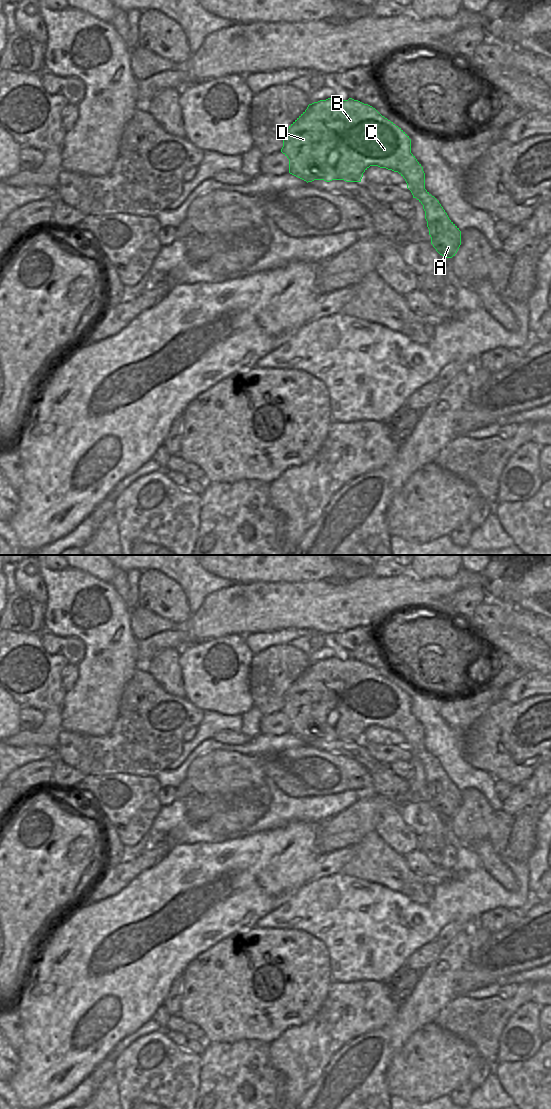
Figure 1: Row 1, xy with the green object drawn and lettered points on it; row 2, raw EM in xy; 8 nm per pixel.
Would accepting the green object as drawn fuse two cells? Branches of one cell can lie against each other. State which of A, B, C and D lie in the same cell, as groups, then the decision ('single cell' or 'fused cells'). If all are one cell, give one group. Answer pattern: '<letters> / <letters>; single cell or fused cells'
A B C D; single cell

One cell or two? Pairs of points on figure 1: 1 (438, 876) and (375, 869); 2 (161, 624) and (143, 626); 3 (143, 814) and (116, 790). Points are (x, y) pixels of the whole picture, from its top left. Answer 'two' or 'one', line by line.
1: one
2: one
3: one

